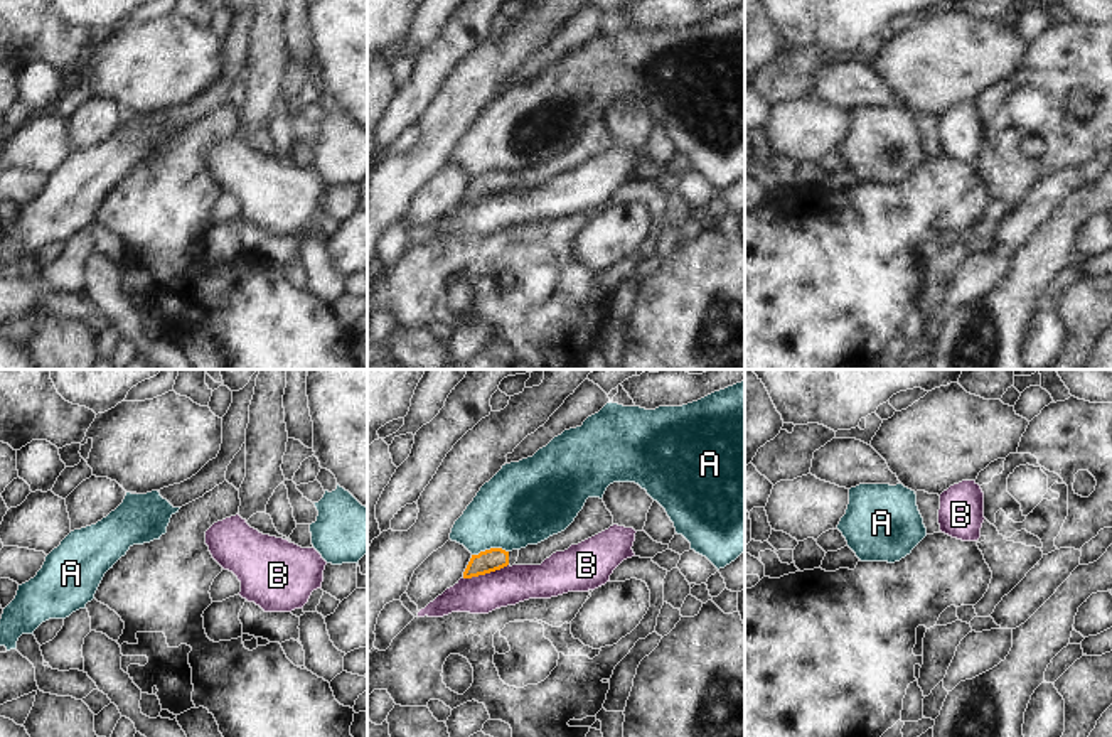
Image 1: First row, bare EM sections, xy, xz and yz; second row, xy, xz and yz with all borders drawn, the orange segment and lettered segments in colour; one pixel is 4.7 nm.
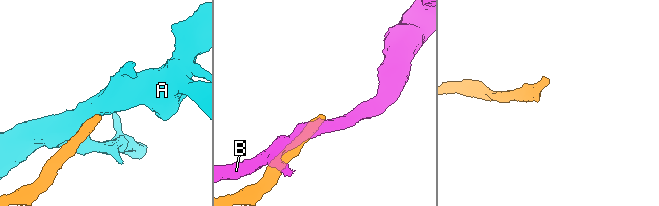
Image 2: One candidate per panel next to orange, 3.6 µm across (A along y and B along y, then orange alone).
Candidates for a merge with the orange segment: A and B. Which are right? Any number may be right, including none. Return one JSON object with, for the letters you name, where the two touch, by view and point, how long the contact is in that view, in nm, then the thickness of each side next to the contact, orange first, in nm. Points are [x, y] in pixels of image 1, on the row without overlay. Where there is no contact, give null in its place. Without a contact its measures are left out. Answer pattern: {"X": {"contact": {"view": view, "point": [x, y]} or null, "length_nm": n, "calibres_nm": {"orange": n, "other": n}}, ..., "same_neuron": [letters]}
{"same_neuron": []}

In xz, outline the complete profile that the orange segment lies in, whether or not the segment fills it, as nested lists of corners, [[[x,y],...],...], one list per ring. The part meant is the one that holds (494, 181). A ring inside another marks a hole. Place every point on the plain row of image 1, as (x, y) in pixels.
[[[490,170],[480,174],[478,177],[472,177],[463,194],[463,201],[485,197],[500,192],[507,187],[512,189],[517,184],[517,179],[519,179],[519,172],[505,174],[502,170]]]

